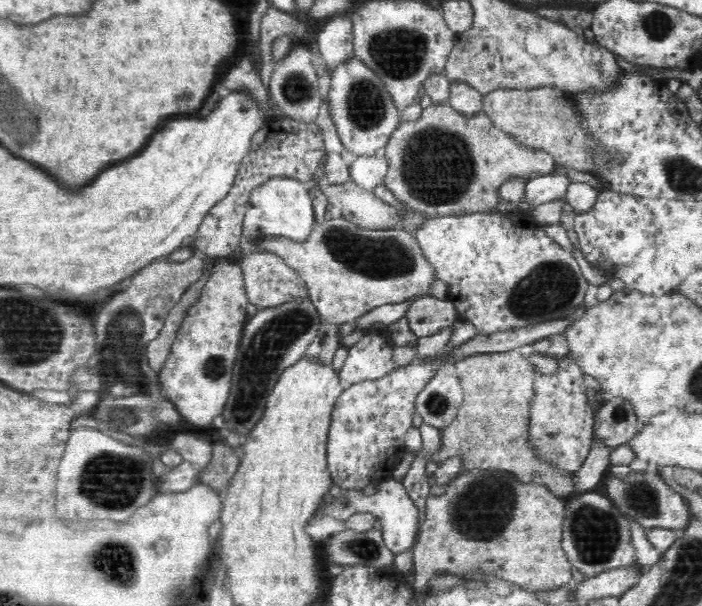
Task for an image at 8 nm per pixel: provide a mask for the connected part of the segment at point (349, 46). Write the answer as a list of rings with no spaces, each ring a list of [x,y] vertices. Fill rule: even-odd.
[[[338,16],[326,22],[317,37],[317,46],[329,72],[342,61],[354,59],[353,22],[348,16]]]

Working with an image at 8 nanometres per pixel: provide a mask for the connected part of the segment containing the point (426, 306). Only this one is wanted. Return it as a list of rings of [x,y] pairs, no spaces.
[[[422,296],[408,305],[405,316],[414,336],[432,336],[444,328],[451,326],[457,318],[457,310],[453,302],[447,298],[440,300],[434,296]]]

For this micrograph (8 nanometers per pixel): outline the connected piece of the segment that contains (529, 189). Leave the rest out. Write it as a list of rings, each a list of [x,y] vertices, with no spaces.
[[[550,173],[538,176],[527,181],[524,192],[524,201],[529,206],[539,206],[548,203],[550,200],[565,198],[566,190],[570,184],[569,177],[562,173]]]

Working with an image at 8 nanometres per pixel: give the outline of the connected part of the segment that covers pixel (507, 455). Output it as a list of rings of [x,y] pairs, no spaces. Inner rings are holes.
[[[517,350],[504,353],[477,354],[462,357],[455,361],[456,375],[461,382],[464,396],[462,406],[457,417],[448,427],[442,428],[441,450],[432,454],[430,460],[437,464],[451,456],[464,456],[462,471],[473,468],[502,469],[518,477],[523,484],[535,483],[544,486],[558,498],[568,499],[576,492],[576,478],[574,475],[558,476],[558,472],[550,472],[550,465],[538,464],[534,456],[530,456],[530,448],[526,448],[526,428],[529,428],[530,401],[535,395],[533,382],[536,367],[532,366]]]

